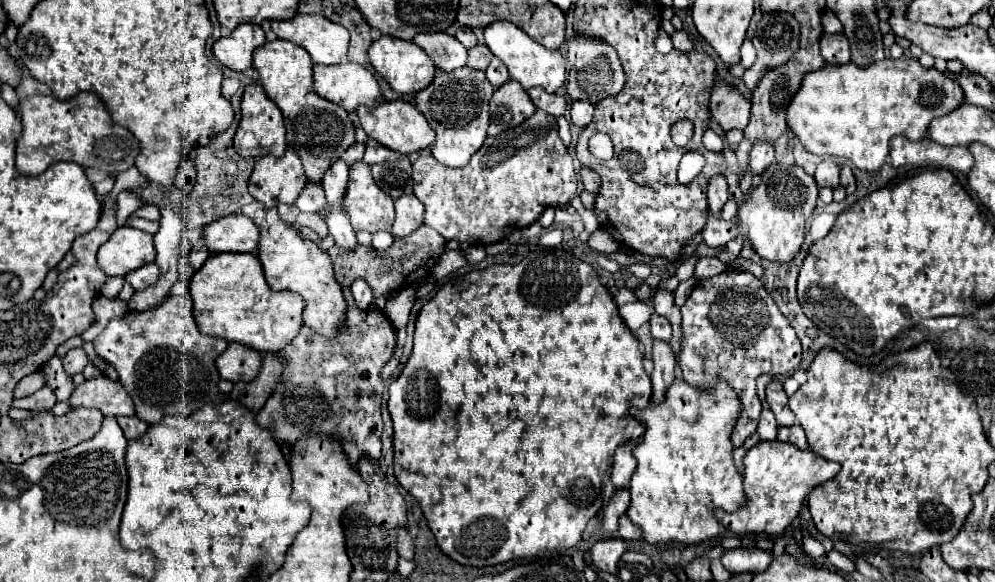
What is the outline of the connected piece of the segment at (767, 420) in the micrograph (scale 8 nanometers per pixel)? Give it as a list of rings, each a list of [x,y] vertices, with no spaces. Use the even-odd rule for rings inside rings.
[[[763,410],[761,412],[761,418],[759,418],[759,428],[757,428],[757,434],[761,440],[775,440],[777,438],[777,420],[773,416],[771,410]]]

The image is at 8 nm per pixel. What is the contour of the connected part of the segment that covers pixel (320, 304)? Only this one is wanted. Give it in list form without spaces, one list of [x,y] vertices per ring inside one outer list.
[[[255,200],[243,208],[243,214],[251,218],[259,230],[259,262],[265,272],[265,280],[273,290],[293,290],[297,292],[303,302],[303,322],[319,332],[325,338],[333,338],[343,328],[345,320],[345,298],[341,292],[341,286],[335,280],[333,264],[329,260],[329,254],[311,238],[305,238],[301,232],[297,232],[291,224],[283,222],[277,214],[277,208],[265,208],[263,204],[257,204]]]

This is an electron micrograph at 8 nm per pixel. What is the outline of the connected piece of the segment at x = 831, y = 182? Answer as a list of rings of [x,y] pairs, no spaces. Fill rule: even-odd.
[[[823,160],[817,166],[815,180],[817,180],[817,186],[819,188],[825,188],[825,186],[835,188],[835,186],[839,186],[839,164],[835,164],[831,160]]]

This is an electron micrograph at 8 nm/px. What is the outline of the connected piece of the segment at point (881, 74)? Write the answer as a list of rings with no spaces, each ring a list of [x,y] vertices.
[[[885,58],[877,64],[825,64],[821,72],[809,72],[801,88],[789,102],[787,126],[799,138],[803,148],[811,154],[829,154],[849,158],[859,170],[875,172],[883,166],[889,154],[889,140],[903,134],[909,140],[921,140],[927,134],[929,122],[937,116],[949,114],[963,102],[963,90],[935,68],[925,70],[917,58]]]

